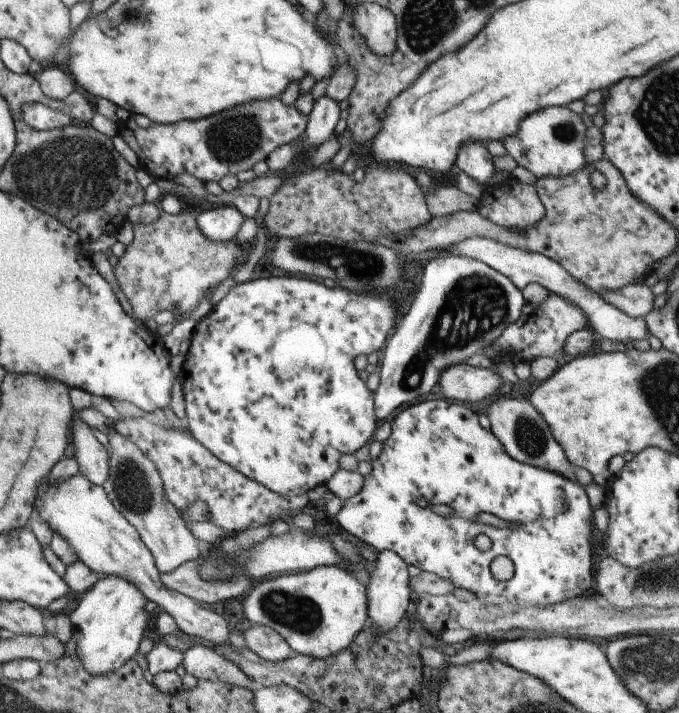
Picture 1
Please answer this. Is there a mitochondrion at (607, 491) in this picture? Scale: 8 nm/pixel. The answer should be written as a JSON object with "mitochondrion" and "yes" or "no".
{"mitochondrion":"no"}

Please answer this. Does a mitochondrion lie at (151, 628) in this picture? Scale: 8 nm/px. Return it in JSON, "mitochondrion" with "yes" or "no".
{"mitochondrion":"no"}

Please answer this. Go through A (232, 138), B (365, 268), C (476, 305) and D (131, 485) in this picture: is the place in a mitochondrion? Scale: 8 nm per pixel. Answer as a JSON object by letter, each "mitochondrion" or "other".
{"A":"mitochondrion","B":"mitochondrion","C":"mitochondrion","D":"mitochondrion"}

